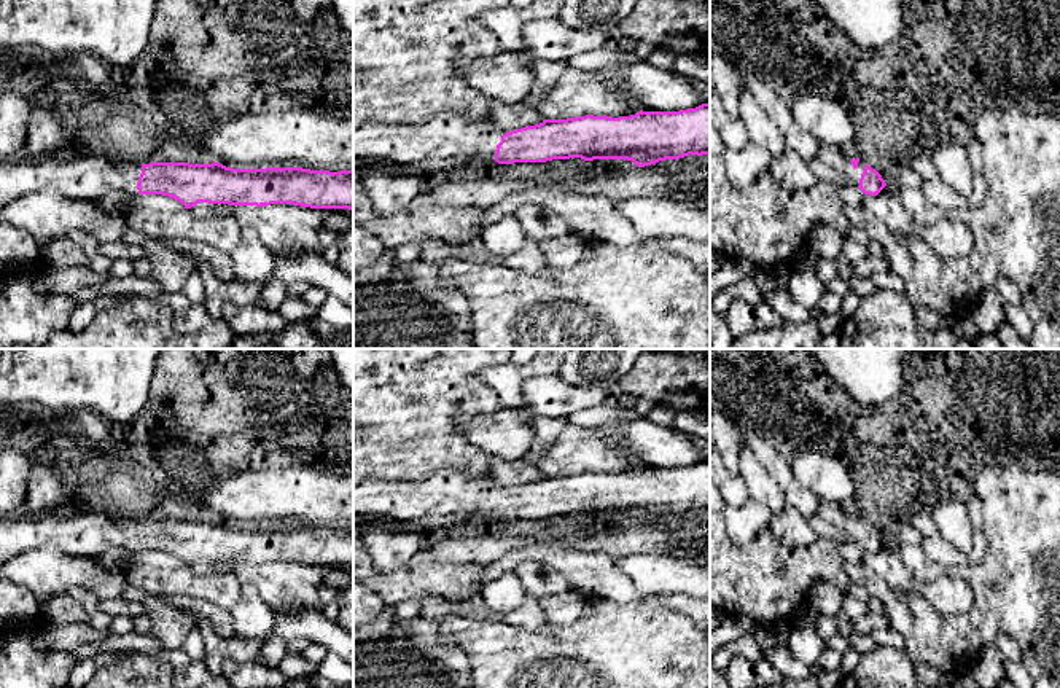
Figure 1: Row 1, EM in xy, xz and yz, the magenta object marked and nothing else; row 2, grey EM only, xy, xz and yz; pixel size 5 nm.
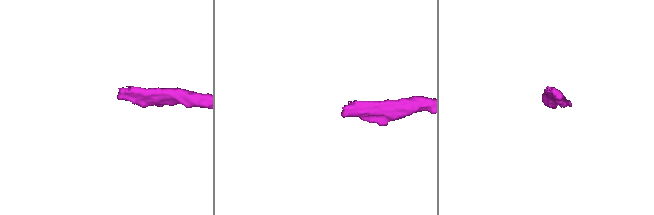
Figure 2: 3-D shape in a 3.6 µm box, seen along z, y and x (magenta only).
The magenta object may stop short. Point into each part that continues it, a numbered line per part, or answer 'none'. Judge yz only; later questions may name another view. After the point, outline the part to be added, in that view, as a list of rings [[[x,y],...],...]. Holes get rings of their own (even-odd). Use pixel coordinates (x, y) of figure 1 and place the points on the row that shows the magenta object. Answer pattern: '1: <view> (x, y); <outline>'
1: yz (833, 156); [[[821,147],[816,158],[829,166],[837,174],[845,174],[850,183],[859,186],[861,174],[864,172],[866,162],[859,159],[858,167],[852,166],[852,161],[837,147]]]

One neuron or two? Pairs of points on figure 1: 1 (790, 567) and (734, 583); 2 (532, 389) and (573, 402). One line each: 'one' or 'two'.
1: one
2: one

